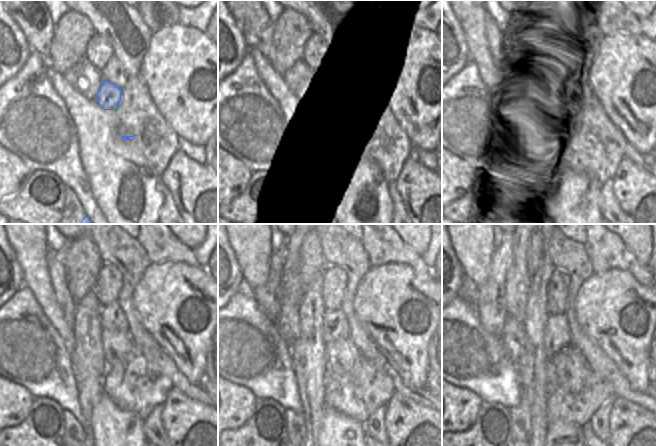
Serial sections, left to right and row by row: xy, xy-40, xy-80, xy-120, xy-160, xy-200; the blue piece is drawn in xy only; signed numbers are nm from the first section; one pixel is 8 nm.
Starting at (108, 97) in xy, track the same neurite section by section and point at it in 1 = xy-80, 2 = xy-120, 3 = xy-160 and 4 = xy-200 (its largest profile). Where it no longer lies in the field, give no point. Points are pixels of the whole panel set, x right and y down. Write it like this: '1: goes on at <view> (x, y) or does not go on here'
1: goes on at xy-80 (558, 111)
2: goes on at xy-120 (117, 348)
3: goes on at xy-160 (341, 355)
4: goes on at xy-200 (572, 370)

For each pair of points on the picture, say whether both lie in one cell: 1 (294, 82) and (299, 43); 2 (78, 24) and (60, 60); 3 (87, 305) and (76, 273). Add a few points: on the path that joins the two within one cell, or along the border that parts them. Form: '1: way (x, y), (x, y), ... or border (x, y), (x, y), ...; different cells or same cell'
1: way (294, 72), (294, 53); same cell
2: way (71, 33), (69, 44), (64, 51); same cell
3: border (92, 289), (75, 304); different cells

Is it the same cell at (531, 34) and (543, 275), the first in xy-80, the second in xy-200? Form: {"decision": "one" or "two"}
{"decision": "two"}

